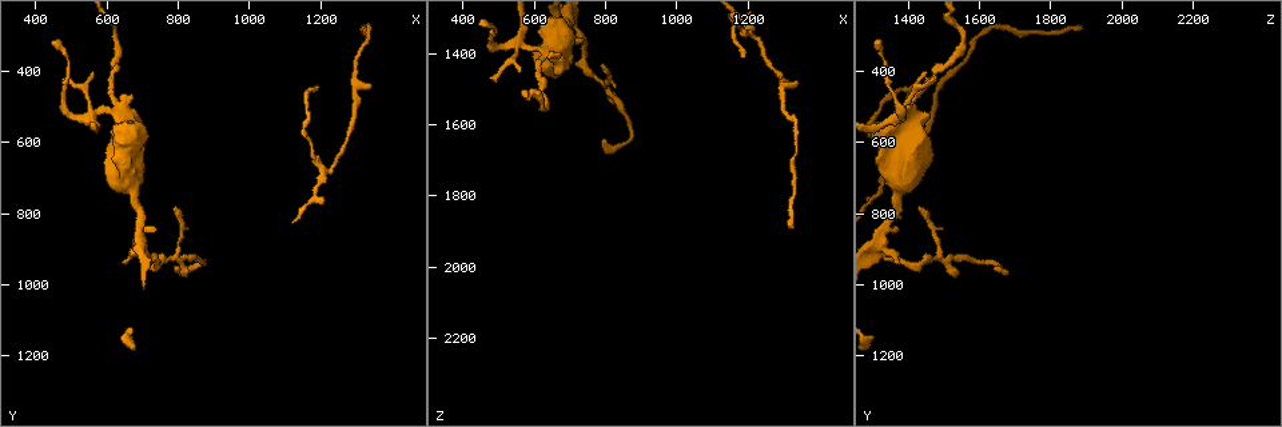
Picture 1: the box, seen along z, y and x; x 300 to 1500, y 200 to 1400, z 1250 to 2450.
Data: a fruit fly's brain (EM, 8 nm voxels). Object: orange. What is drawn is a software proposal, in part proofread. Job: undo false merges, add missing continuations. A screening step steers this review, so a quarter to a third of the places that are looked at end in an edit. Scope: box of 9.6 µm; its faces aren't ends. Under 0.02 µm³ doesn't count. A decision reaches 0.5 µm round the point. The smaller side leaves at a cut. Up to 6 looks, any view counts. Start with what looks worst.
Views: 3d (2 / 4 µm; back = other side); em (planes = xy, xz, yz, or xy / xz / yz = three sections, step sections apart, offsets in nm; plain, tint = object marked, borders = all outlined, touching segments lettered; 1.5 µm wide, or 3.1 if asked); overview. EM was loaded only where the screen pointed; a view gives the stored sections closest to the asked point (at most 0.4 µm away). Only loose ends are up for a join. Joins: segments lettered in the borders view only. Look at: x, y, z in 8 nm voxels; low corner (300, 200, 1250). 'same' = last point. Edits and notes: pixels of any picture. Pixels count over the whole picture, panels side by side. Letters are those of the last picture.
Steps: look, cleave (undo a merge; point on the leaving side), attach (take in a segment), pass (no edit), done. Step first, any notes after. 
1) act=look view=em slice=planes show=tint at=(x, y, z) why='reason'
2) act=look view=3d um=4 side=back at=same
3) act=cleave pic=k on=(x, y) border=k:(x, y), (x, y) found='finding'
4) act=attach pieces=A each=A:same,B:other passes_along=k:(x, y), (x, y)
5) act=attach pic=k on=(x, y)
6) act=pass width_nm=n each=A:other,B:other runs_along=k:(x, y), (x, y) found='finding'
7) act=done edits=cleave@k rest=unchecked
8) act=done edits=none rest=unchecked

act=look view=em slice=xy step=8 show=borders at=(1180, 450, 1410) why='branch stops here'

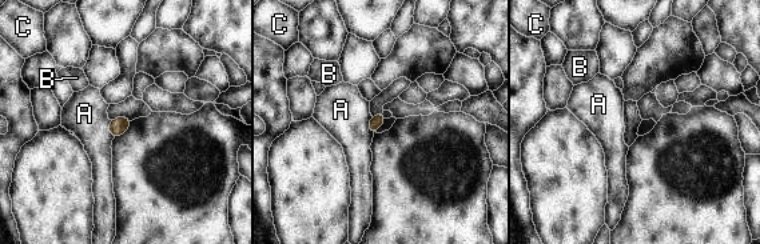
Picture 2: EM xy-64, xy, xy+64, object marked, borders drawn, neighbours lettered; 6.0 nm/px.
act=look view=em slice=planes show=borders at=same why='another direction'

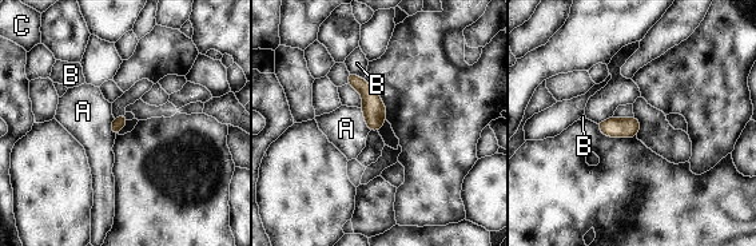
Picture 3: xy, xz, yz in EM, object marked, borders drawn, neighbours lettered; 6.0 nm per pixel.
act=pass each=A:other,B:other,C:other border=3:(361, 108), (365, 125), (370, 130) found='none of them fits'

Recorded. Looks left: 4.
act=look view=3d um=2 at=(560, 530, 1370) why='sudden change in width'

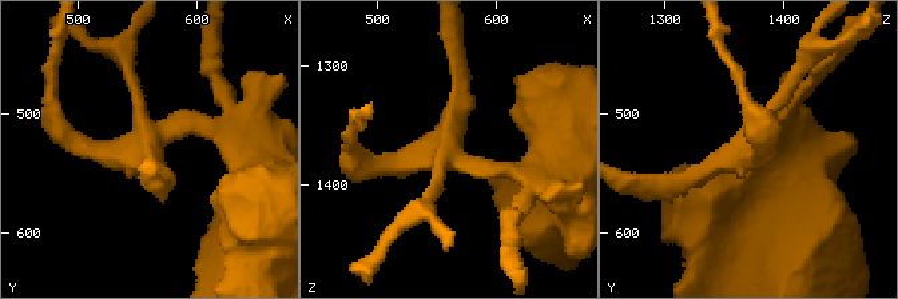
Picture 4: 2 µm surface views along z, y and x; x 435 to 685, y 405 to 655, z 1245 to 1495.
act=look view=em slice=planes show=borders at=(554, 522, 1374) why='now the EM'

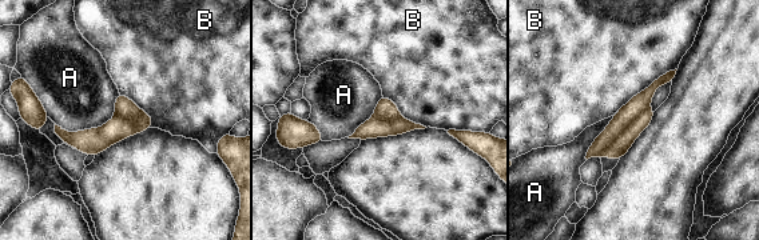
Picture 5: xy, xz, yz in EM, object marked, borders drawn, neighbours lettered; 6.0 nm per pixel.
act=cleave pic=5 on=(640, 103) each=A:other,B:other part_leaving=5:(670, 75), (660, 80), (591, 154) found='a second neuron is stuck on'

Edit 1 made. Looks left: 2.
act=done edits=cleave@5 rest=unchecked

